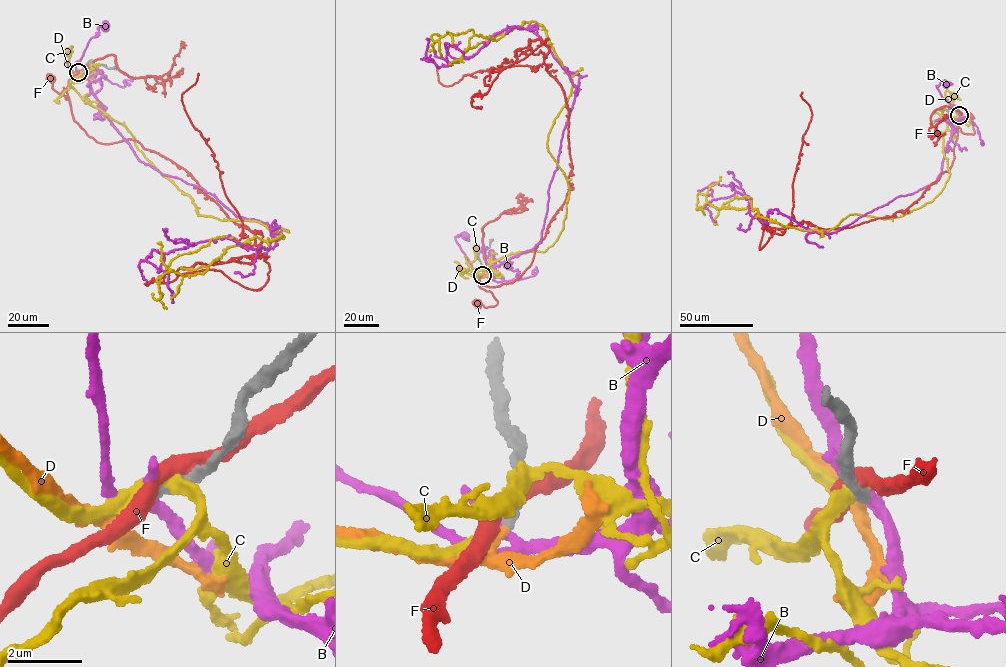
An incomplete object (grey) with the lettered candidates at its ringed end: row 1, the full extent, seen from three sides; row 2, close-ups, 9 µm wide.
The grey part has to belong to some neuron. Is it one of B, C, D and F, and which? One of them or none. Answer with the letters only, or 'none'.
D

